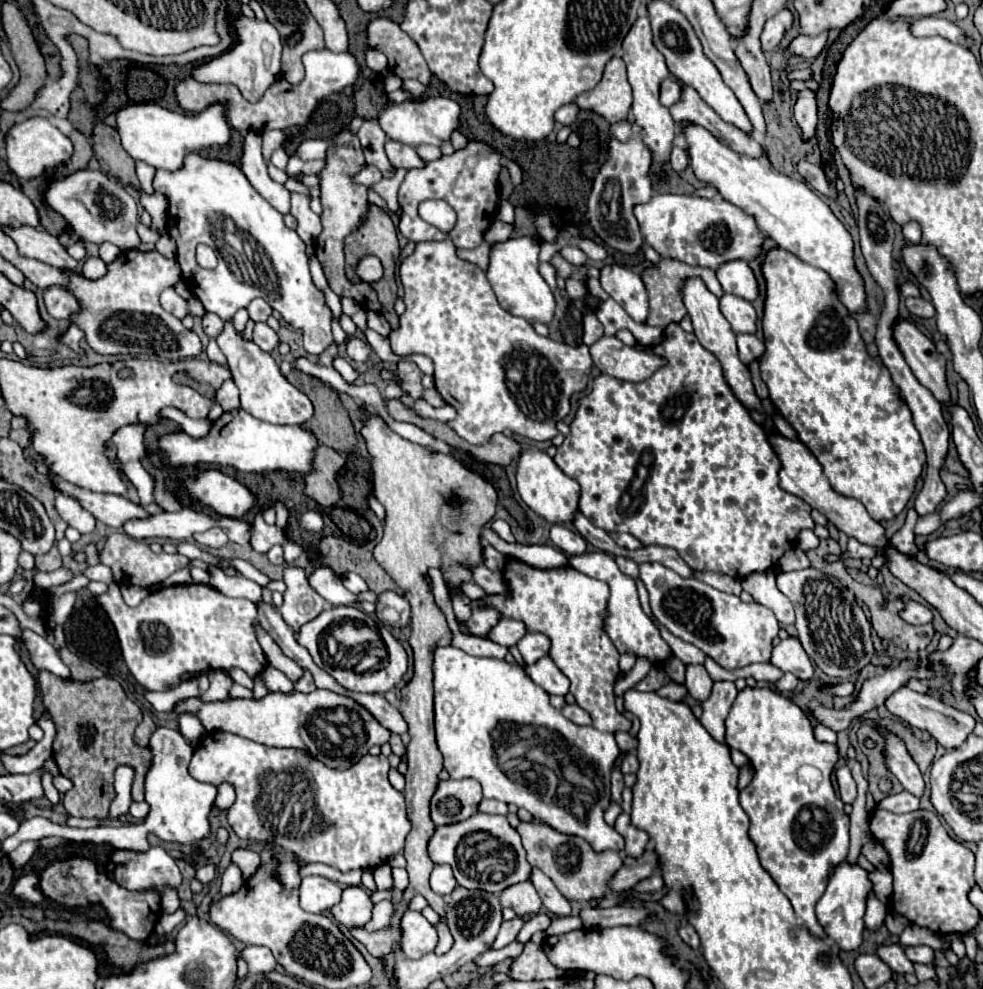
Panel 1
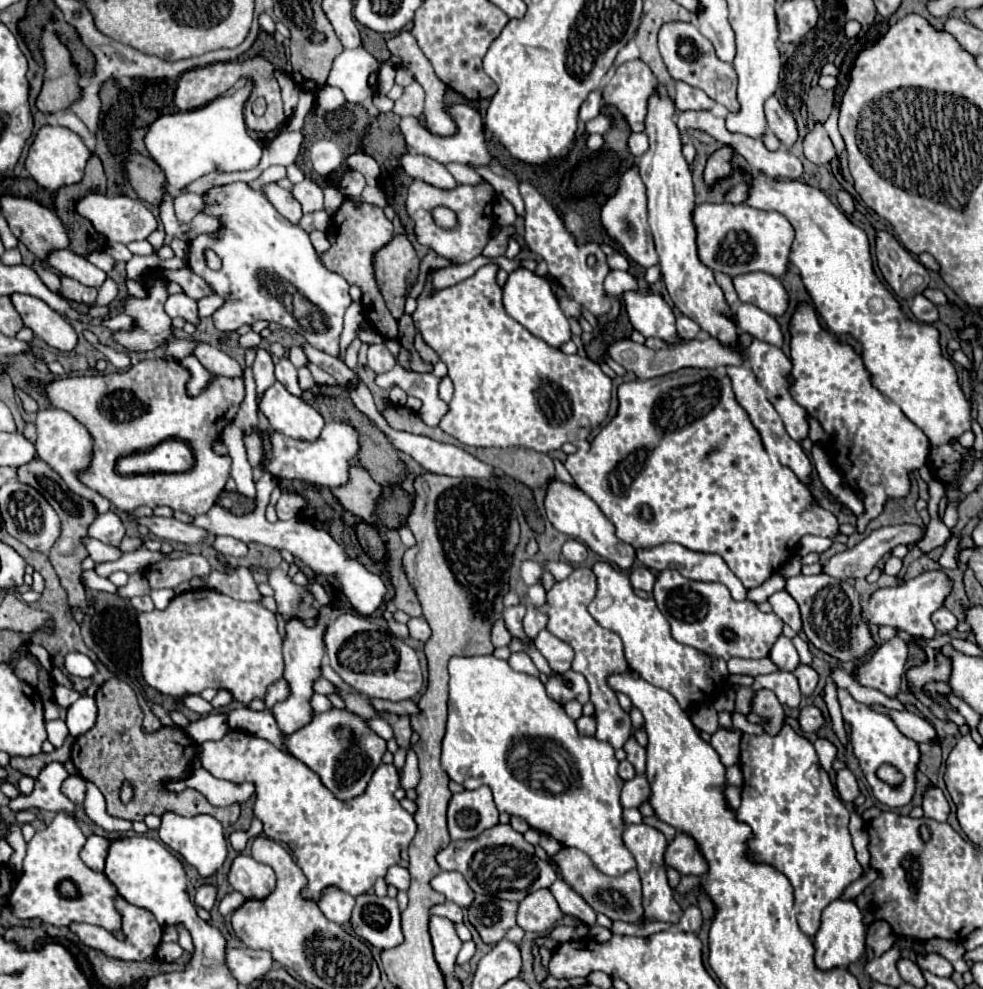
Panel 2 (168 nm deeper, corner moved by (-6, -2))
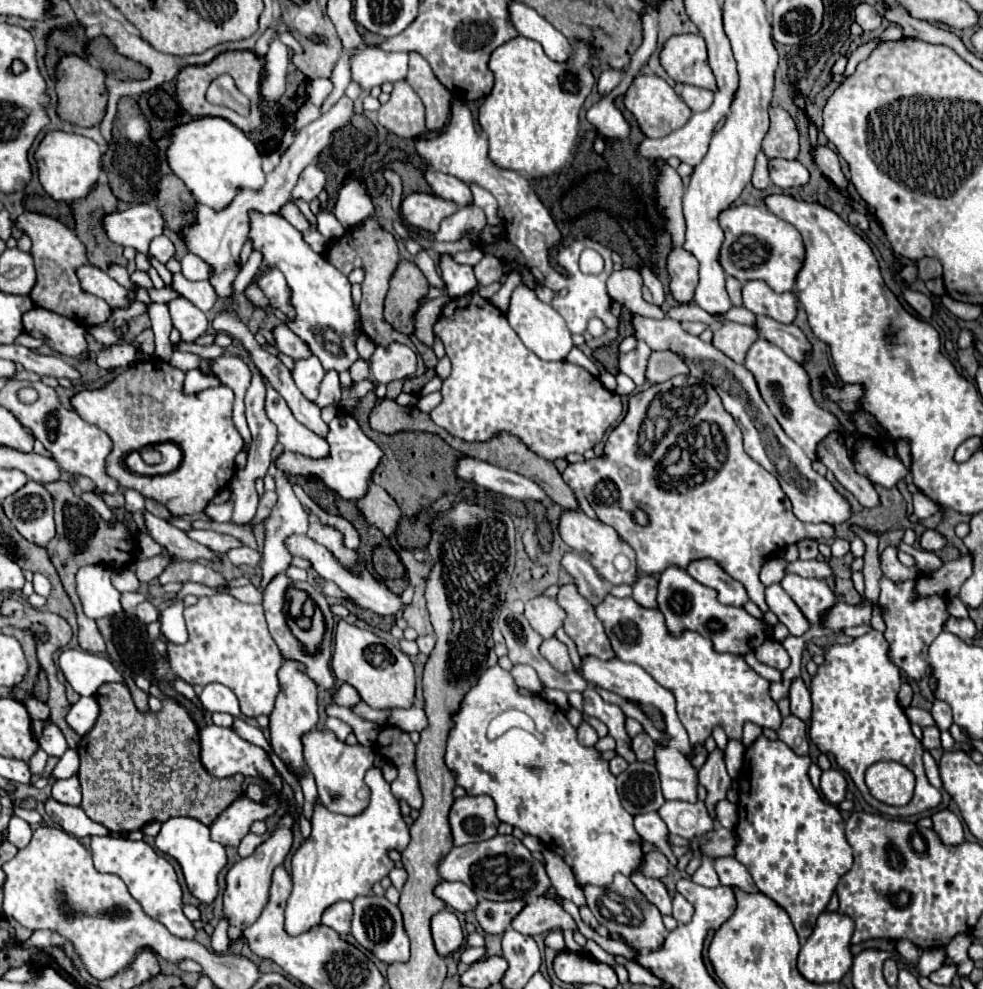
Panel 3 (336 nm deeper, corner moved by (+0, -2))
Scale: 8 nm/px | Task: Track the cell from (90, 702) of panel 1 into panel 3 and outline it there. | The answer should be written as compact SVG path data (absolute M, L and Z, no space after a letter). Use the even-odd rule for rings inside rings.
M104 683L104 685L100 685L98 691L96 691L96 701L98 701L98 705L100 705L100 715L98 715L98 719L96 719L96 725L92 727L90 733L86 733L86 735L82 737L82 741L80 741L80 745L78 745L78 755L80 755L78 779L80 779L80 785L82 785L82 803L80 803L80 807L86 811L86 815L88 815L92 821L96 821L96 823L108 827L110 831L122 831L122 833L130 833L130 831L142 829L142 827L144 827L146 823L150 823L150 821L160 821L160 823L162 823L162 821L166 821L166 819L170 819L170 817L194 817L194 819L202 821L204 825L212 825L214 819L218 817L218 813L222 813L228 805L232 805L232 803L240 797L240 793L242 793L242 781L244 781L242 775L232 775L232 777L226 777L226 779L218 779L218 777L212 777L212 775L202 767L202 763L200 763L198 727L196 727L196 723L192 721L192 717L188 715L188 711L186 711L182 705L178 705L174 699L162 695L164 707L162 707L160 713L152 713L152 711L140 713L138 709L132 707L132 711L130 711L130 723L132 723L132 725L124 725L124 683Z

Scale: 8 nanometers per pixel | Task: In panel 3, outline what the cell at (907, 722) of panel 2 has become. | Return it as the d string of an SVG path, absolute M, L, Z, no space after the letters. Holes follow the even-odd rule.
M924 727L922 729L922 745L932 749L932 747L940 747L940 731L938 727Z

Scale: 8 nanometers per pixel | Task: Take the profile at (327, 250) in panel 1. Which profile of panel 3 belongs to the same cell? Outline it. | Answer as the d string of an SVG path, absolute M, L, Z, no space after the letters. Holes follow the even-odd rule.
M366 217L362 223L354 225L352 229L348 229L340 239L332 241L328 251L326 251L326 259L344 275L348 275L354 267L364 269L366 277L362 281L362 329L364 333L376 343L376 345L390 345L390 343L402 343L408 345L412 349L416 349L412 345L412 341L398 333L396 329L392 329L390 323L386 323L382 309L384 309L384 297L388 293L388 279L392 277L400 255L398 255L398 247L396 247L396 239L392 233L388 233L386 229L382 229L382 225L378 223L376 217Z

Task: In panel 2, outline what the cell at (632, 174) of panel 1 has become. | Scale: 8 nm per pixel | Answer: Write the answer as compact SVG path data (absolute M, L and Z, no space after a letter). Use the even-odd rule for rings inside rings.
M634 165L634 169L628 169L622 175L622 181L620 181L616 195L610 197L610 201L606 201L606 205L602 207L602 225L606 227L610 237L620 241L620 245L630 255L630 259L634 259L636 263L640 263L646 269L652 265L658 265L658 253L654 249L654 239L650 237L650 227L648 227L646 187L642 185L642 179L638 175L636 165Z

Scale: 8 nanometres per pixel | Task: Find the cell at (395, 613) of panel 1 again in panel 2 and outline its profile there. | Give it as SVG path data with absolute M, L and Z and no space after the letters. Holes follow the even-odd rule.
M410 619L408 629L410 629L410 635L422 643L426 643L430 639L430 627L424 619Z

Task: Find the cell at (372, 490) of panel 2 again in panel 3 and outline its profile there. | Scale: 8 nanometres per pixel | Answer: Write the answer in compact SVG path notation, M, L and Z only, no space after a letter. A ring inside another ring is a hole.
M376 483L368 485L368 493L360 501L356 501L356 507L364 515L368 525L378 527L386 537L394 535L402 511L382 487L378 487Z

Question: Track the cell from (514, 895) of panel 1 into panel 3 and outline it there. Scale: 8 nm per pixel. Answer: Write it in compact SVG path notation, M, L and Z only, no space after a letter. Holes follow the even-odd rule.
M536 897L514 917L512 927L522 935L540 935L552 929L576 931L574 919L550 897Z

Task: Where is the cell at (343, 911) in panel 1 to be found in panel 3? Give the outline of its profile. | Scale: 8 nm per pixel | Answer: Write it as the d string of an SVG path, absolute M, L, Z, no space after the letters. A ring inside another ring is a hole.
M376 895L356 897L352 901L352 905L354 905L354 917L352 917L352 931L350 933L354 935L354 939L384 963L408 961L410 943L408 943L408 937L402 927L400 909L396 905L392 905L386 897L376 897Z

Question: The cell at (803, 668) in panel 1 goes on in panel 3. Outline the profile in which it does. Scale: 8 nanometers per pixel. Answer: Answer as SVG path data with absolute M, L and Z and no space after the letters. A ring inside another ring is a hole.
M802 677L792 679L788 697L790 697L790 709L792 709L792 715L796 715L796 717L808 721L810 711L812 711L812 699L810 699L810 691L808 691L808 687L804 685Z

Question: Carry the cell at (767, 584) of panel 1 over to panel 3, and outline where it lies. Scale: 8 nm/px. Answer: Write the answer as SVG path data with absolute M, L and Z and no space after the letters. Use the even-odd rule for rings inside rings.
M776 583L766 587L766 603L770 611L778 617L780 623L784 623L790 631L790 635L804 635L808 631L808 621L802 615L802 611L796 607L796 603L788 597L788 593Z

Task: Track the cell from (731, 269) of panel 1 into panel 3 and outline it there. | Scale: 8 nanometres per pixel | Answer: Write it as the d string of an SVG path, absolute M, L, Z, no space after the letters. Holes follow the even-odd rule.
M746 281L742 287L742 303L754 315L766 315L780 323L792 323L796 317L794 293L776 293L764 281Z

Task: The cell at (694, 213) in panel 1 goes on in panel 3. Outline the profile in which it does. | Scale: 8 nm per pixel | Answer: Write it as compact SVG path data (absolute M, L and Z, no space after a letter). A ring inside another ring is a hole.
M752 205L728 207L724 209L724 213L720 213L718 221L720 227L724 229L724 245L720 247L720 265L726 275L732 275L742 283L750 279L762 279L776 293L792 291L796 273L804 257L804 243L796 227L778 219L770 211Z

